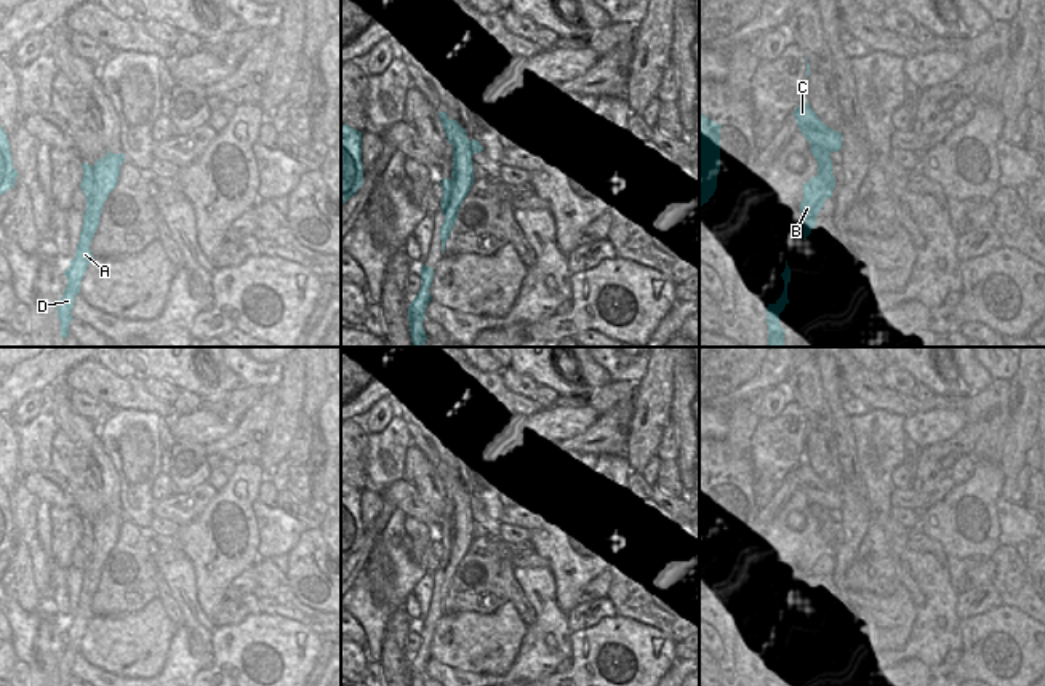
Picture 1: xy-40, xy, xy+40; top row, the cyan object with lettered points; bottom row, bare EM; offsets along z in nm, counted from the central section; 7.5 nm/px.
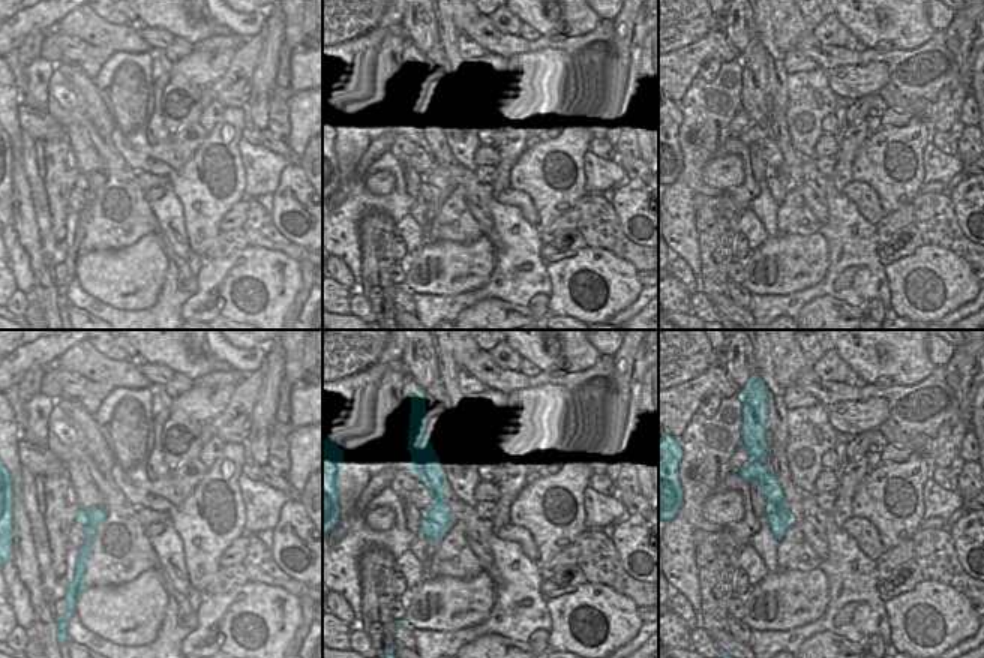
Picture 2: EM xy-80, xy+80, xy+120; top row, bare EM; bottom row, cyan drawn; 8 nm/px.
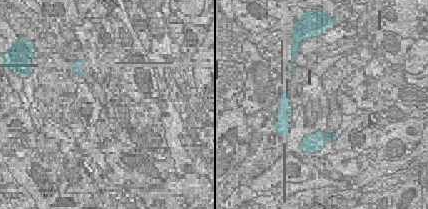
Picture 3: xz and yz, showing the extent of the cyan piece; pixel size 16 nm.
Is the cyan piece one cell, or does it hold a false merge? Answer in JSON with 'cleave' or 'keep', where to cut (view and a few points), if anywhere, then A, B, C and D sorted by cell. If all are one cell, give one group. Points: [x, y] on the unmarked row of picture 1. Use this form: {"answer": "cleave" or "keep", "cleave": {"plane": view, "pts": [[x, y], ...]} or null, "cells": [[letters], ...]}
{"answer": "cleave", "cleave": {"plane": "xy", "pts": [[472, 520], [469, 526], [456, 526], [453, 523]]}, "cells": [["A", "B", "D"], ["C"]]}

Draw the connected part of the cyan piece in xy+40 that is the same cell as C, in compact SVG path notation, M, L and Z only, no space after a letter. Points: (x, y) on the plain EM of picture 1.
M803 459L792 472L799 488L810 501L811 512L815 504L829 512L842 507L842 493L826 485L807 459Z

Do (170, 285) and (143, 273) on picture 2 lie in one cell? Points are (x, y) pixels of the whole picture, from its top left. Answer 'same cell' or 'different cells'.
different cells

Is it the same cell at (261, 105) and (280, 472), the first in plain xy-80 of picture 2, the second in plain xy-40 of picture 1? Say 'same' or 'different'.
same

